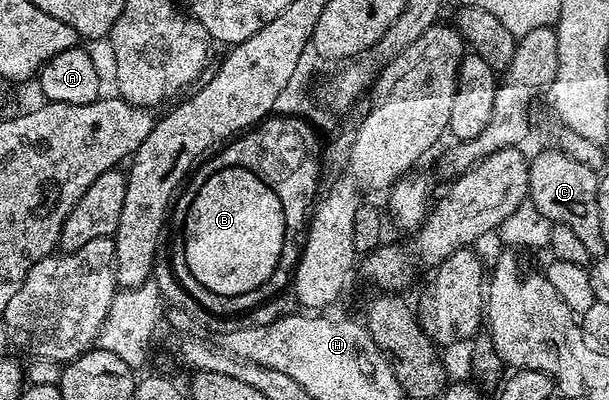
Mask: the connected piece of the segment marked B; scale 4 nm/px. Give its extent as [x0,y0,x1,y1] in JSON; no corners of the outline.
[187,171,281,295]

